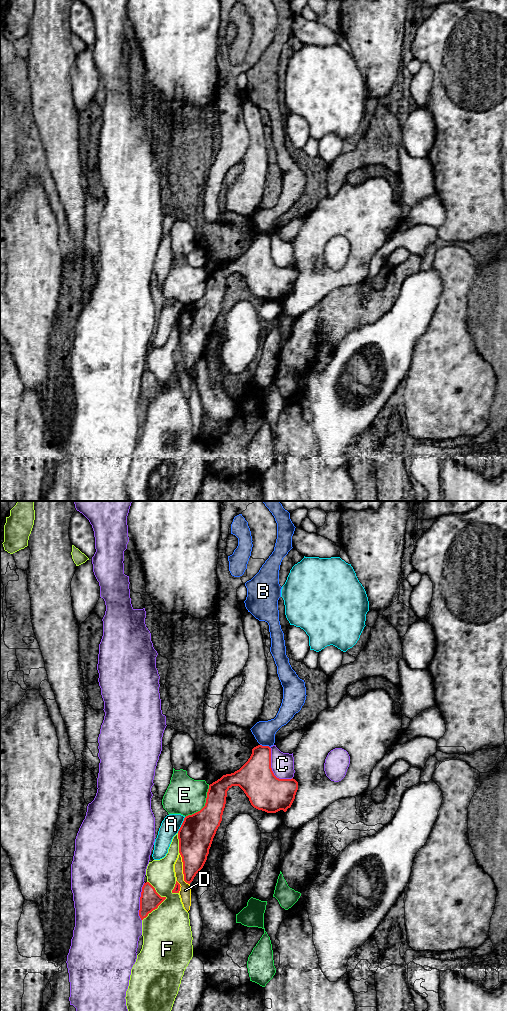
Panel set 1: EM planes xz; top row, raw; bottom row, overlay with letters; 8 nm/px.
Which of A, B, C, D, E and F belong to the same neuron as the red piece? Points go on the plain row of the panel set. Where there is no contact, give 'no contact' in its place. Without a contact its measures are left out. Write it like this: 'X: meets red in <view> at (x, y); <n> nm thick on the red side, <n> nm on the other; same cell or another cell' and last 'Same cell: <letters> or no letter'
A: meets red in xz at (181, 313); 280 nm thick on the red side, 150 nm on the other; another cell
B: meets red in xz at (265, 234); 260 nm thick on the red side, 180 nm on the other; another cell
C: meets red in xz at (271, 257); 300 nm thick on the red side, 190 nm on the other; another cell
D: meets red in xz at (183, 357); 260 nm thick on the red side, 100 nm on the other; another cell
E: meets red in xz at (205, 293); 280 nm thick on the red side, 300 nm on the other; another cell
F: meets red in xz at (163, 388); 160 nm thick on the red side, 400 nm on the other; another cell
Same cell: no letter

